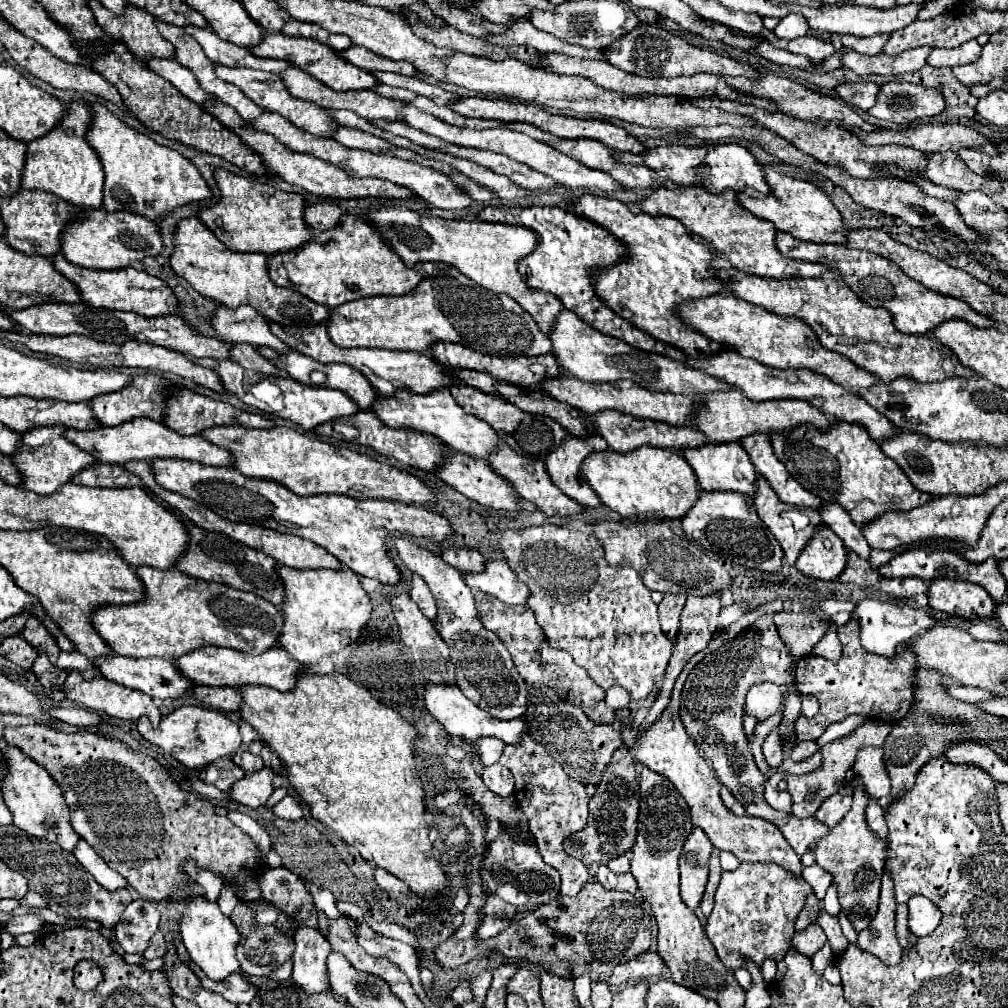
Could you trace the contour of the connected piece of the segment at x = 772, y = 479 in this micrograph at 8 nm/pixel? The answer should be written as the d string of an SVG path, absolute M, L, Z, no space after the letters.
M765 434L747 436L741 442L741 446L747 450L757 472L771 484L779 500L791 506L803 506L803 508L815 508L815 510L823 506L823 502L815 494L807 492L801 484L797 484L797 480L787 472L787 468L777 460L777 456L773 454L769 436Z

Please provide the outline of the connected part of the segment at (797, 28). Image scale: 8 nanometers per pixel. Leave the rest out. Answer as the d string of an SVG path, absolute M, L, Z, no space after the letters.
M791 12L789 16L781 18L779 24L775 26L775 36L777 38L787 38L787 40L793 40L793 38L801 38L809 32L809 26L805 22L805 18L797 12Z

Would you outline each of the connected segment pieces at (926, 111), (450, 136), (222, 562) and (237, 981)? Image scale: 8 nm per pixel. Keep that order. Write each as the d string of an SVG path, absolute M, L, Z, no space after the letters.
M893 80L881 86L877 94L877 104L869 110L869 114L905 126L917 118L941 114L943 110L945 100L939 90Z
M407 106L403 108L403 120L421 130L421 132L427 132L431 136L437 136L445 142L451 142L451 144L459 144L459 146L469 146L469 148L479 148L479 150L491 150L491 152L499 152L499 154L505 154L517 162L523 162L527 164L529 168L545 174L545 176L551 176L557 184L563 184L571 190L575 188L597 188L601 190L603 194L611 196L613 192L621 190L623 186L619 182L613 180L613 176L607 176L607 172L599 172L599 170L593 170L593 168L587 168L583 164L579 164L577 160L571 160L569 156L563 156L563 152L551 148L549 144L543 144L527 134L521 134L521 132L513 132L513 130L507 130L507 128L497 128L497 130L469 130L469 128L459 128L459 126L453 126L453 124L447 124L435 116L431 116L429 112L421 112L413 106Z
M187 522L185 526L191 534L191 542L189 542L187 552L179 558L177 570L181 570L187 576L205 580L205 582L219 582L219 584L231 586L235 590L255 592L255 594L263 596L265 600L269 600L271 604L275 604L277 608L283 606L285 588L277 574L277 562L271 556L267 556L259 550L253 550L249 546L243 546L225 534L199 528L193 522Z
M189 964L189 968L201 978L201 982L203 982L203 986L207 990L223 996L229 1002L235 1002L235 1004L245 1002L245 1004L249 1004L257 996L257 986L247 982L243 974L233 974L225 982L213 982L213 980L207 980L207 976L203 976L203 972L199 972L199 968L195 964Z

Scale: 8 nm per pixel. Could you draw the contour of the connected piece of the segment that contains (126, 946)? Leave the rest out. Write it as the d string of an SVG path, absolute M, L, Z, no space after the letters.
M135 898L127 904L115 926L115 936L127 954L143 954L159 926L159 910L153 902Z

